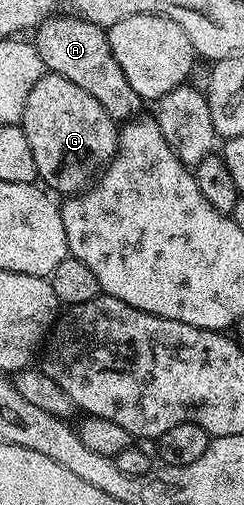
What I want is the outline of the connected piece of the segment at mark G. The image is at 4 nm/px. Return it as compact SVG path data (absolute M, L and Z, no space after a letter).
M45 72L44 76L38 79L38 83L30 87L30 95L26 95L26 103L18 124L30 143L37 178L41 182L49 181L60 195L76 195L87 190L93 178L116 155L117 122L105 111L102 103L94 99L94 95L82 91L82 87L70 83L70 79L62 79L62 75L57 73Z

